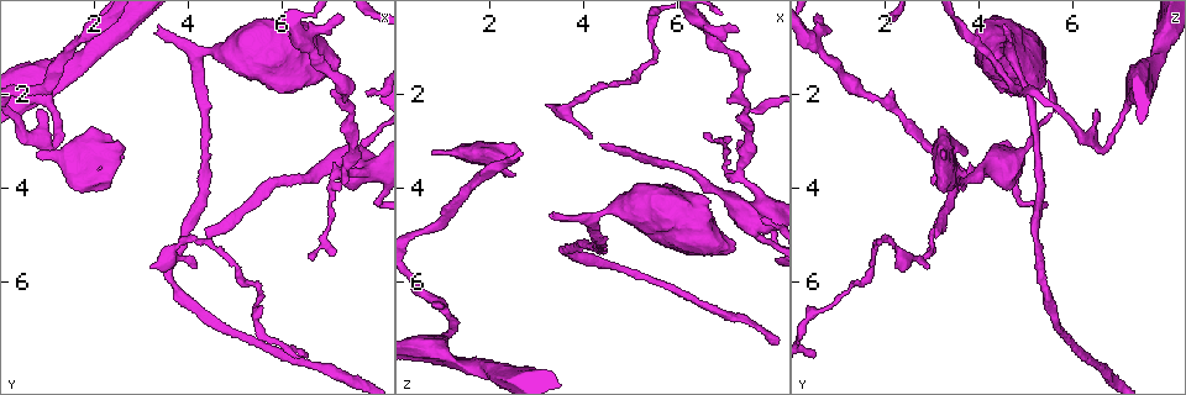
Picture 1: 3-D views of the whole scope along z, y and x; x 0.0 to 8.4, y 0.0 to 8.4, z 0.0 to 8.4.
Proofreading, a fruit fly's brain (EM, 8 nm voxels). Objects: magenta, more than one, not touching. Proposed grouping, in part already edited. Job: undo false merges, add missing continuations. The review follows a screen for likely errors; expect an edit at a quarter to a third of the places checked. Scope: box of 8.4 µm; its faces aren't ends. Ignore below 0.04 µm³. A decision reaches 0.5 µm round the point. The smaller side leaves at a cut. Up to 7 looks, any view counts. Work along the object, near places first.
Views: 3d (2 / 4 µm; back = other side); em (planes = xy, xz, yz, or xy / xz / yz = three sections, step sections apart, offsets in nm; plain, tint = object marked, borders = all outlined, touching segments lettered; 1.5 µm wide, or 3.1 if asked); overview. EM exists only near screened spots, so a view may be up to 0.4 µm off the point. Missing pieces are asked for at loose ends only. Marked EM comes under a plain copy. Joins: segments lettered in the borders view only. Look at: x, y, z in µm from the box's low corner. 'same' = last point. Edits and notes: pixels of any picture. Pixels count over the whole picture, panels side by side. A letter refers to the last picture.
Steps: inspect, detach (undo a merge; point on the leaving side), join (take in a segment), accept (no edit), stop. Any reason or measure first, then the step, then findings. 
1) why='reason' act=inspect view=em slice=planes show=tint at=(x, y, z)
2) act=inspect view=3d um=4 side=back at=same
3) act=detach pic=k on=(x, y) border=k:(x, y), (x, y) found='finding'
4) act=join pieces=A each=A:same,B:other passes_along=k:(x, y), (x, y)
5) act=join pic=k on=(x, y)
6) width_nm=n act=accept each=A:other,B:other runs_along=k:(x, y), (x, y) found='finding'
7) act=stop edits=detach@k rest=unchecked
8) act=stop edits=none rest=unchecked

why='branch stops here' act=inspect view=em slice=xz step=8 show=tint at=(2.50, 3.10, 3.10)

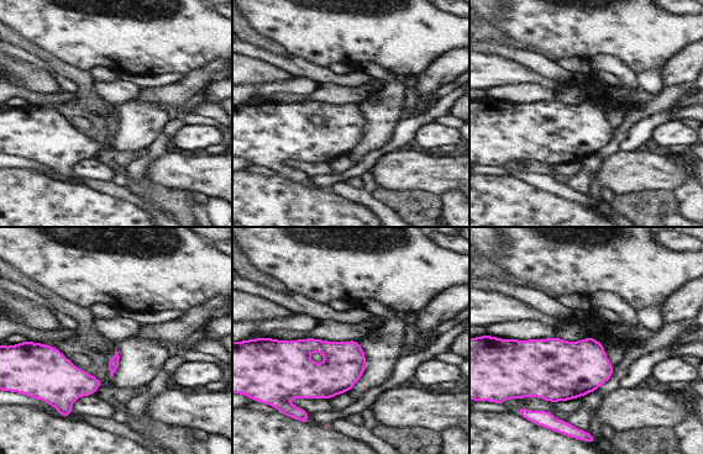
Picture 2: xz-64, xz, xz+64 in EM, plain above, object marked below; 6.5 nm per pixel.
why='what lies round it' act=inspect view=em slice=xz step=8 show=borders at=same

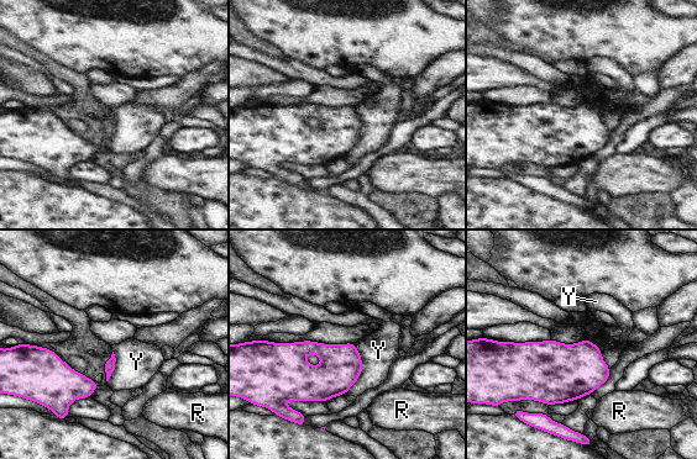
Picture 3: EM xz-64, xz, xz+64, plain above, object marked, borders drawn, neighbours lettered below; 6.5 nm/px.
act=accept each=R:other,Y:other border=3:(356, 344), (361, 373), (345, 392) found='no lettered segment goes on from it'

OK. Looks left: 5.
why='an open end' act=inspect view=3d um=4 side=back at=(4.35, 5.05, 3.10)

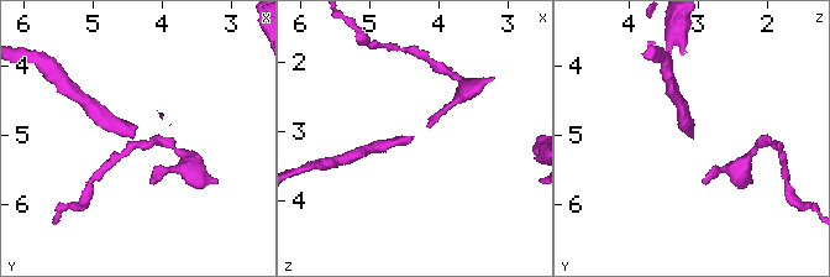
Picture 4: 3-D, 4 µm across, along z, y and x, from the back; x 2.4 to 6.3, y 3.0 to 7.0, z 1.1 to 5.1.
act=inspect view=em slice=planes show=borders at=(4.35, 5.00, 3.15)

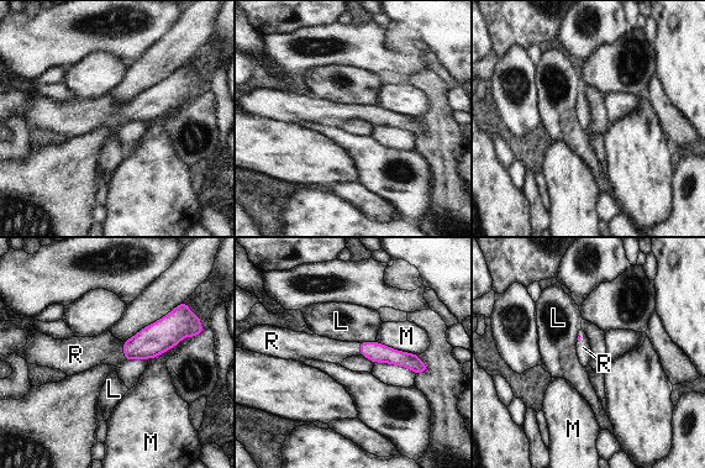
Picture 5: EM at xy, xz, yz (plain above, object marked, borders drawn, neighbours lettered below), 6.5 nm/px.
act=join pieces=R each=L:other,M:other,R:same passes_along=5:(158, 337), (124, 351), (85, 352) found='the neuron continues'

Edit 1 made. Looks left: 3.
why='free end' act=inspect view=em slice=yz step=8 show=borders at=(3.40, 0.60, 4.55)

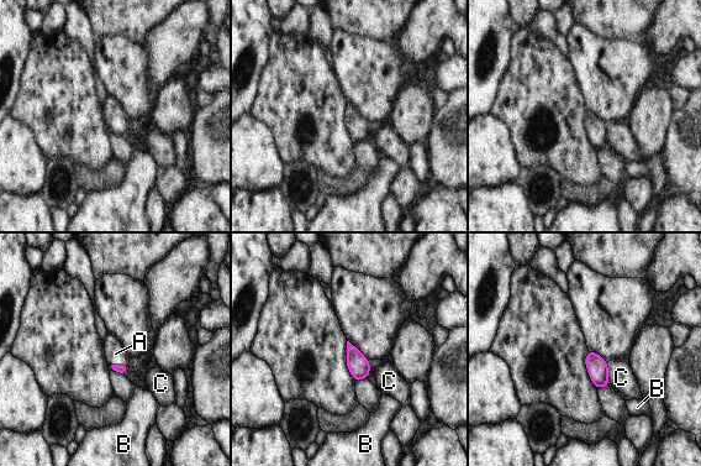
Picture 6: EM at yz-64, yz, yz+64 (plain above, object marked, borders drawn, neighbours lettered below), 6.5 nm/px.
act=join pieces=A each=A:same,B:other,C:other passes_along=6:(121, 368), (120, 365), (115, 354) found='it goes on there'

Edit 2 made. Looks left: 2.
act=stop edits=join@5,join@6 rest=unchecked

